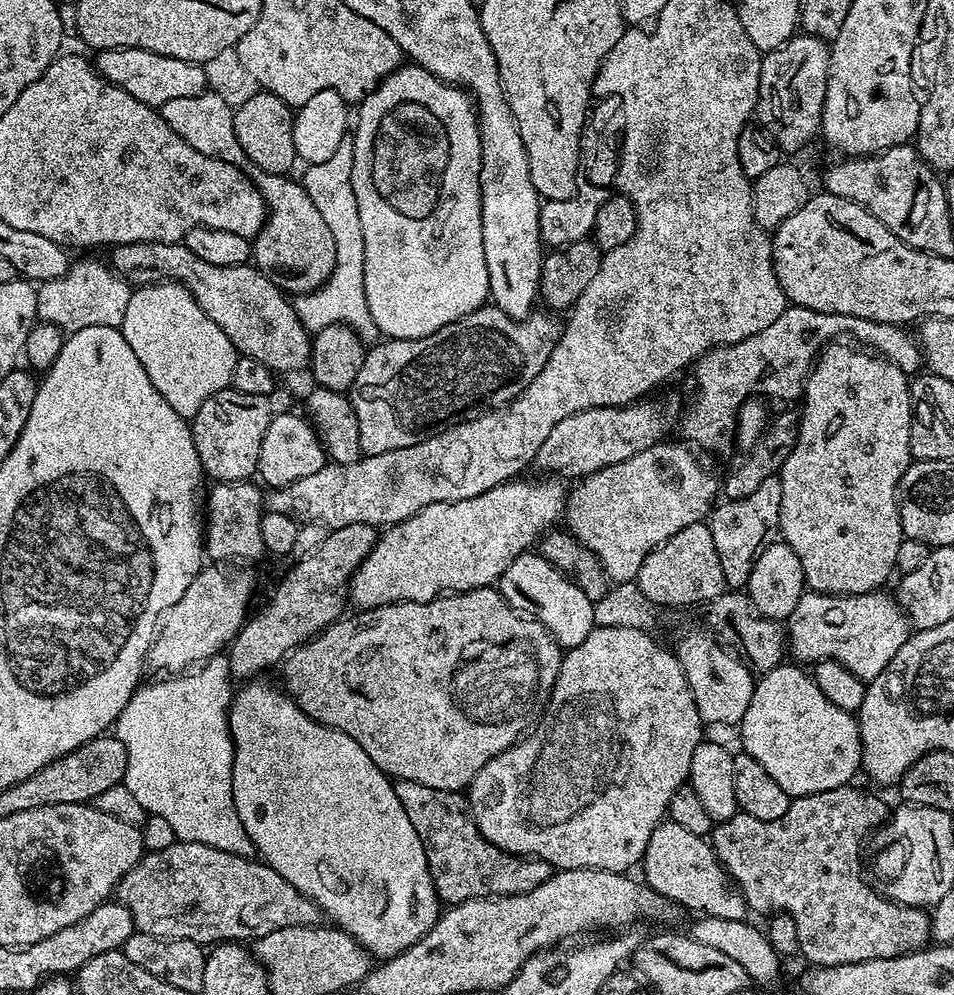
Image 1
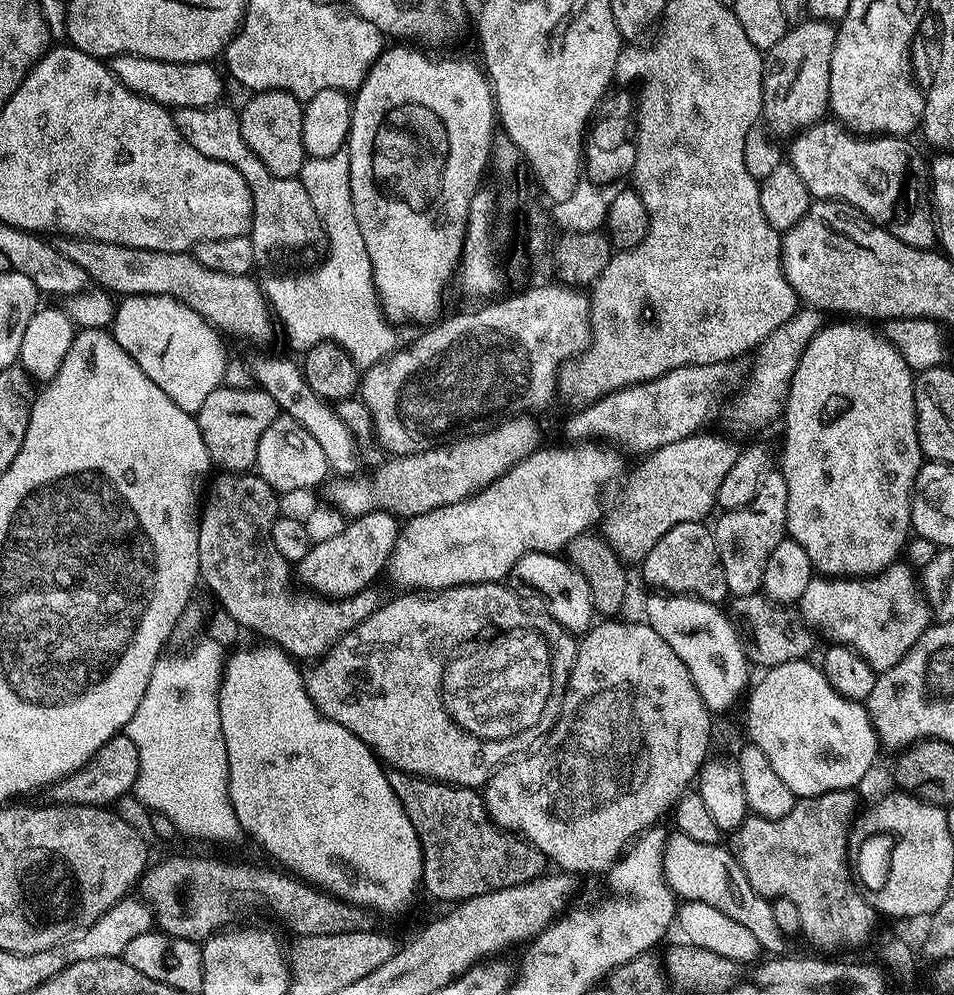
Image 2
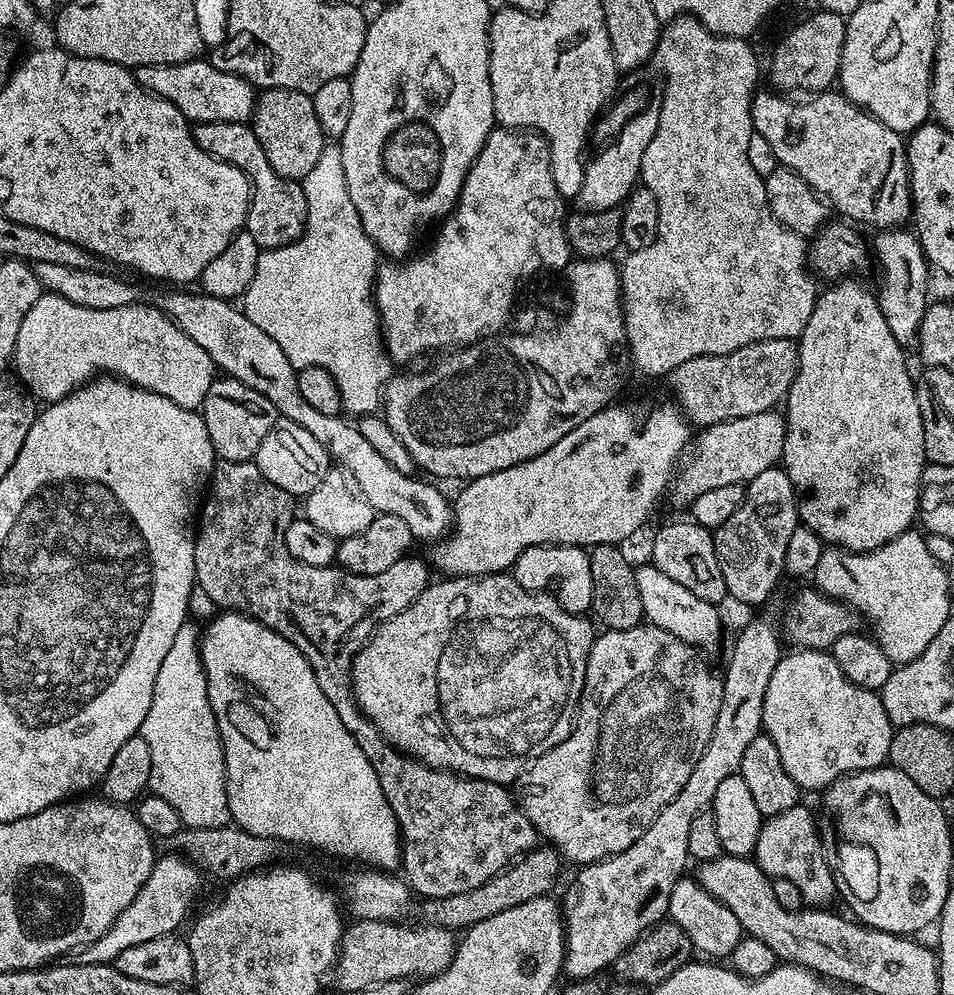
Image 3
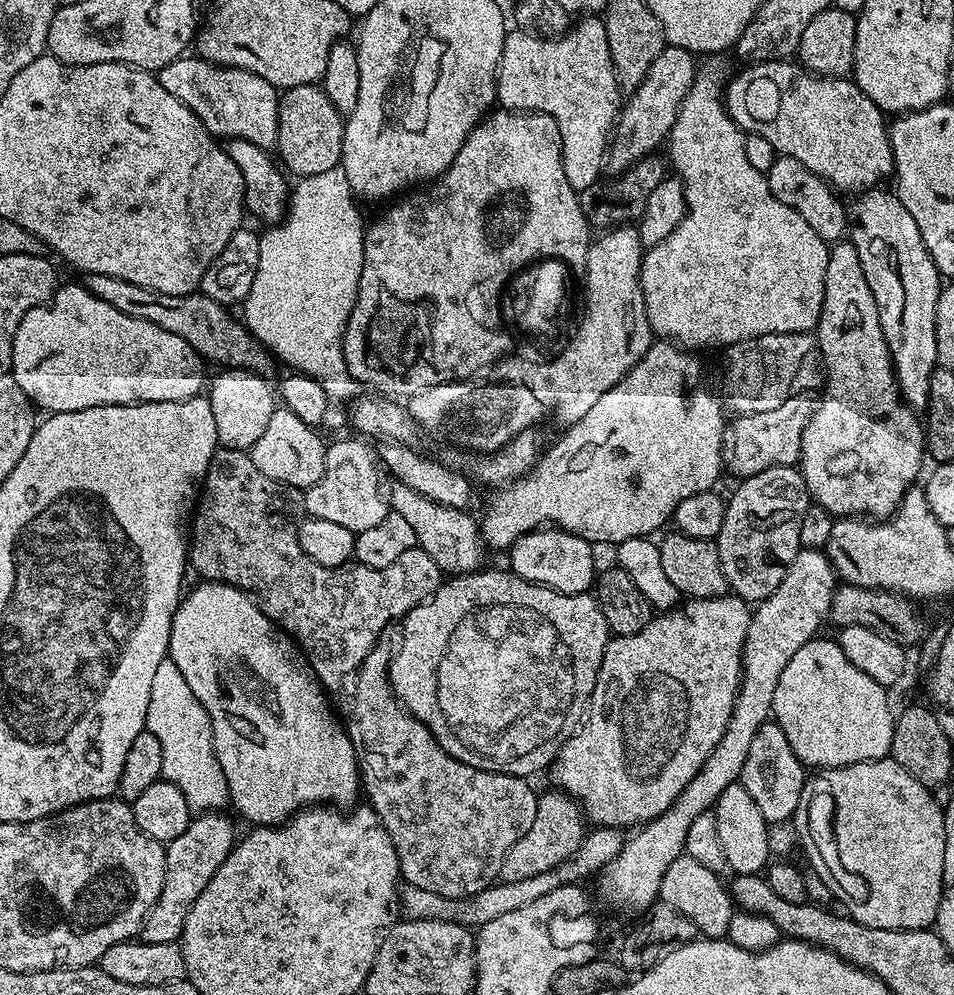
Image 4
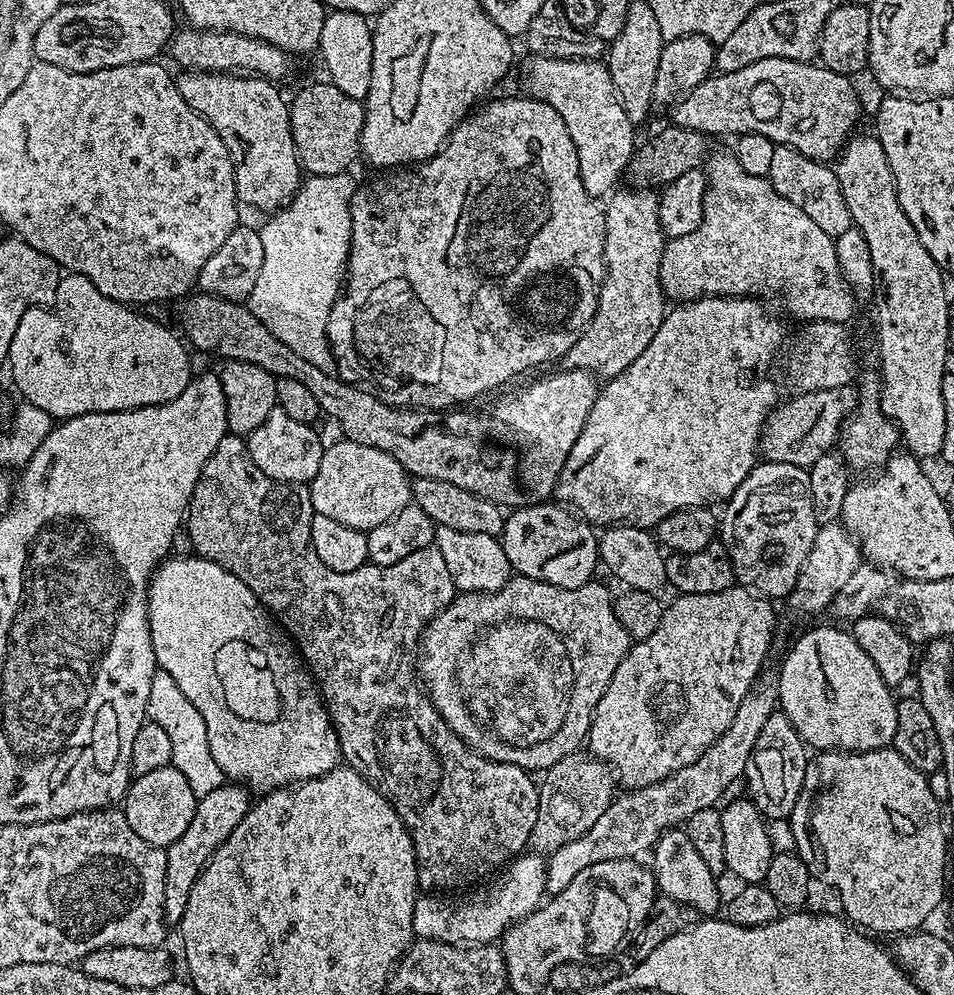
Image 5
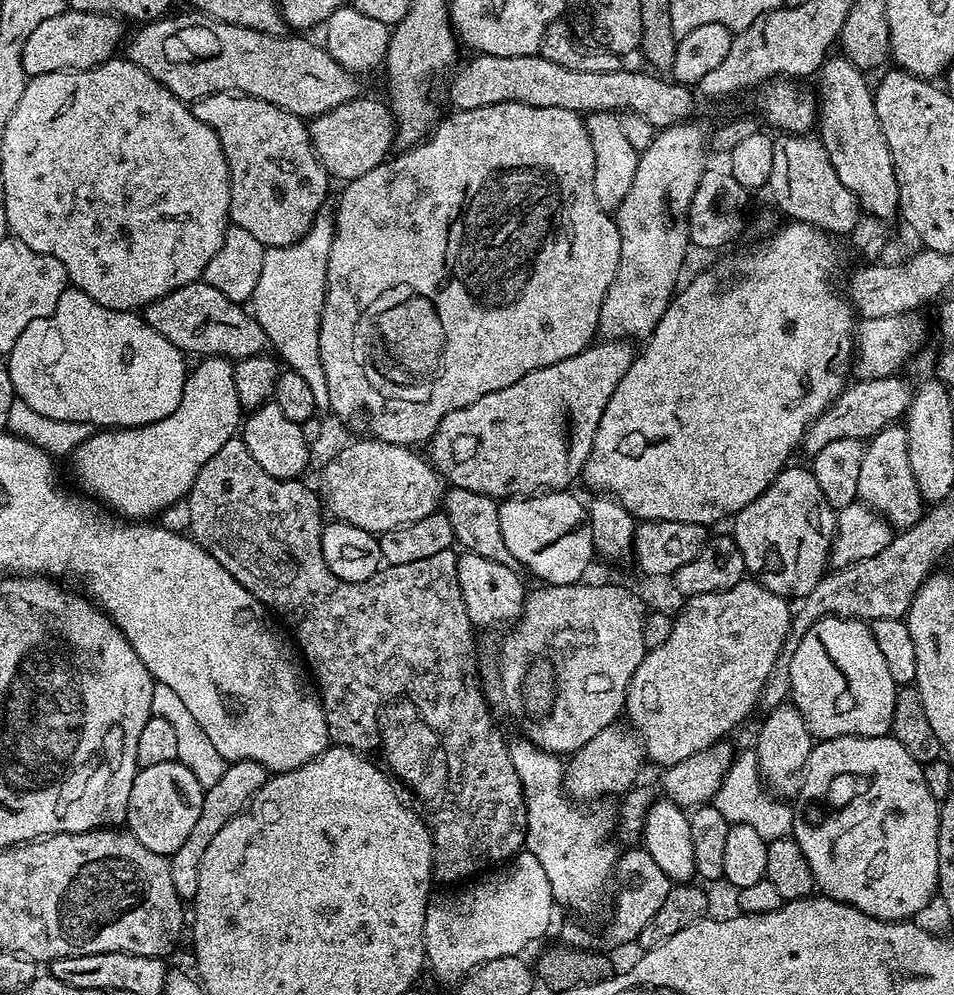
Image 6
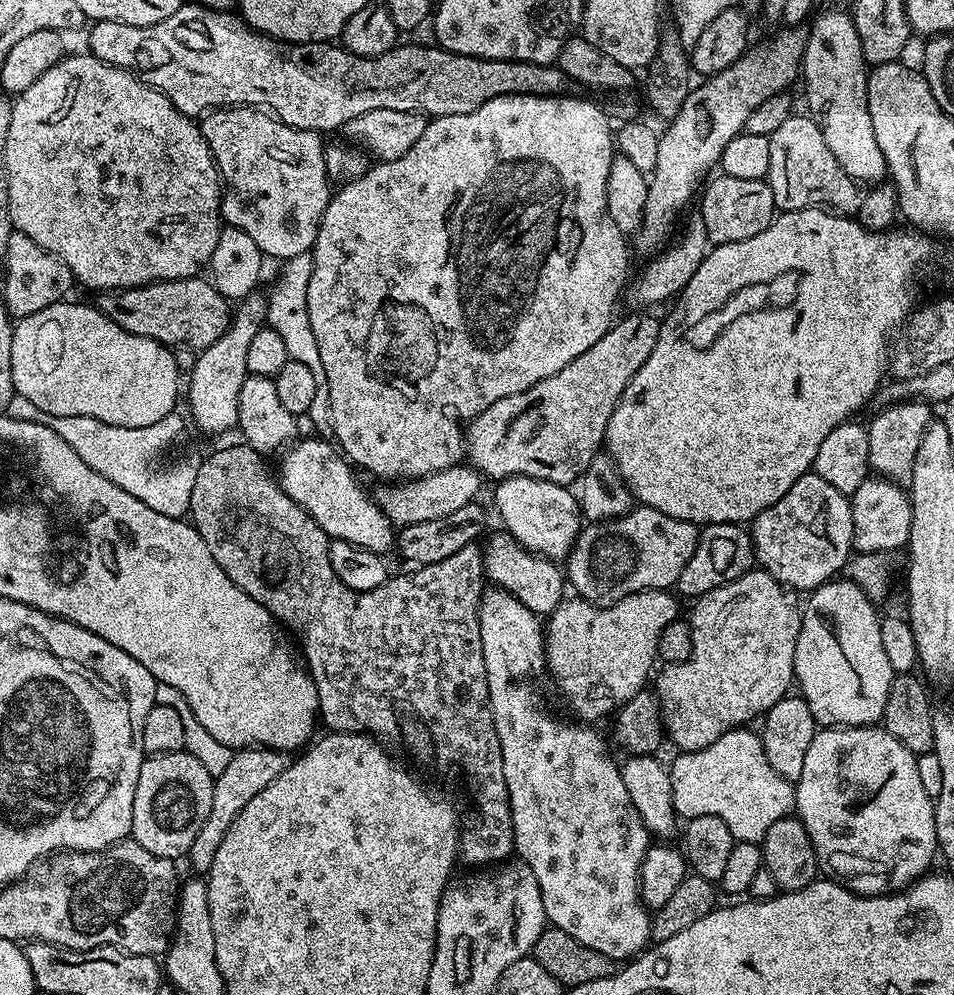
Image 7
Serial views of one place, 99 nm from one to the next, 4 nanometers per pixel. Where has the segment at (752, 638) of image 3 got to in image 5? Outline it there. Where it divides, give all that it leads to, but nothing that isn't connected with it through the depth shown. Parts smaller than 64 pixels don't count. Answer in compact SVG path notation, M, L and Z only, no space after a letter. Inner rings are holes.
M822 524L817 527L816 537L810 546L810 554L806 554L806 562L802 562L802 570L794 582L786 603L792 608L801 608L804 612L824 613L831 607L834 594L846 586L850 574L858 570L862 563L860 545L852 539L843 524Z

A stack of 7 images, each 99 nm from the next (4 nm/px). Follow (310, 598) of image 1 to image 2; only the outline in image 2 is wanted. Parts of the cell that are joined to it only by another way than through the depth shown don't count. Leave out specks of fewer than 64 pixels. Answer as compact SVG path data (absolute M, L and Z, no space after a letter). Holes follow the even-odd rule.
M388 510L367 512L349 519L342 534L334 534L334 538L313 543L310 554L298 561L299 579L301 576L308 583L305 585L309 589L319 592L326 598L353 596L354 593L375 585L375 580L383 572L385 575L389 567L401 527L401 521Z

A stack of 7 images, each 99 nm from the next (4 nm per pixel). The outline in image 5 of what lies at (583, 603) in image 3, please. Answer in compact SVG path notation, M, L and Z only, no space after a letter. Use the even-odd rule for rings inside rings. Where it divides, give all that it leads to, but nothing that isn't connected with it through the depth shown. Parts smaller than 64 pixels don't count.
M552 503L529 504L527 508L515 509L505 519L502 543L506 550L506 558L510 562L513 573L538 582L546 582L550 586L577 588L589 583L593 579L592 571L598 568L598 536L593 525L589 524L583 516L569 510L563 503Z

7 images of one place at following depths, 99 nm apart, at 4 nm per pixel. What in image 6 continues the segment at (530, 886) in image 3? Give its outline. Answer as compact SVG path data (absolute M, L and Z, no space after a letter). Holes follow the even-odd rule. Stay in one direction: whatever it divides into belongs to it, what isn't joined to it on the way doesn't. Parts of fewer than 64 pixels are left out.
M617 722L601 730L578 751L567 757L564 766L564 791L577 802L588 802L593 798L619 797L637 783L640 767L646 764L646 748L631 727Z

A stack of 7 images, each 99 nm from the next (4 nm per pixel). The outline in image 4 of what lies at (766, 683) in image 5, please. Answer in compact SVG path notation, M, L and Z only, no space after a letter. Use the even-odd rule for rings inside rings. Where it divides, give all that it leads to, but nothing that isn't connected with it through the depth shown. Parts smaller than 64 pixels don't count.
M593 827L580 843L580 851L575 852L569 860L562 862L554 870L546 870L546 874L534 874L534 878L524 878L522 882L493 882L486 890L466 898L442 898L442 894L430 894L430 890L421 890L419 886L404 884L398 893L398 908L410 920L445 920L471 926L479 930L486 922L494 922L494 918L534 902L534 898L542 898L542 894L550 894L550 890L558 890L563 884L584 882L584 879L595 877L601 868L624 849L625 837L621 829Z

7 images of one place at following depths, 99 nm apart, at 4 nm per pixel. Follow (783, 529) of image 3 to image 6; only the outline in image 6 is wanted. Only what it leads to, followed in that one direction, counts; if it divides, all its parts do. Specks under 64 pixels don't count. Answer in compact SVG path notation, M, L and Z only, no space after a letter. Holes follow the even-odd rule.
M785 467L754 502L736 513L730 535L742 550L745 573L766 590L785 598L810 594L830 562L836 512L828 505L807 467Z

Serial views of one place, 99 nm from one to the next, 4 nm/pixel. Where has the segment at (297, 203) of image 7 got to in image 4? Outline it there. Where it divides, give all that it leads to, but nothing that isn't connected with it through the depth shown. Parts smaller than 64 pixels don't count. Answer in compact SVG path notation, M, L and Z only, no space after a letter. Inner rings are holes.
M185 54L179 60L162 66L158 73L162 86L166 86L169 94L174 94L182 106L186 106L200 119L206 131L213 137L227 138L228 140L245 140L252 142L265 150L271 149L276 142L278 132L278 106L280 96L278 90L266 78L258 78L258 74L250 74L241 68L222 68L218 64L211 64L195 54Z

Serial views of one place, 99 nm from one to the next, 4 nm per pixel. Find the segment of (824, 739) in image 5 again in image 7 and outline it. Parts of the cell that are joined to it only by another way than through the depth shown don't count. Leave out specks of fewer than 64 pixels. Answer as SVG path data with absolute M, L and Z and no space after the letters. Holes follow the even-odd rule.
M833 578L828 583L820 585L819 588L811 589L809 596L812 597L809 598L808 604L806 600L802 608L798 646L794 650L794 670L796 671L794 680L798 685L799 695L803 696L806 706L810 706L810 714L814 714L817 725L825 728L867 728L879 725L884 718L886 694L890 694L890 682L894 673L882 647L882 630L880 629L882 616L881 613L876 613L877 605L869 600L868 595L857 584L847 578Z

